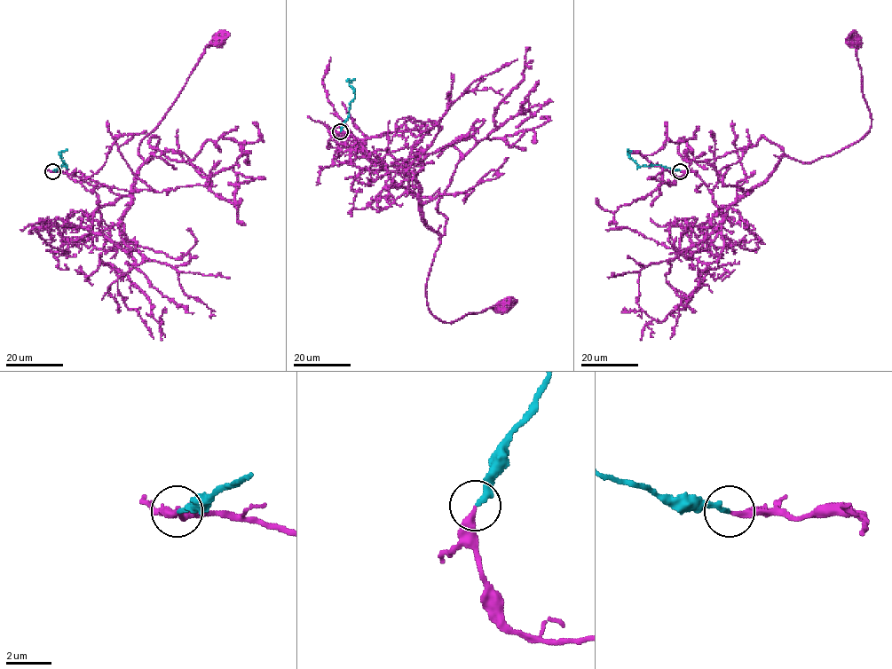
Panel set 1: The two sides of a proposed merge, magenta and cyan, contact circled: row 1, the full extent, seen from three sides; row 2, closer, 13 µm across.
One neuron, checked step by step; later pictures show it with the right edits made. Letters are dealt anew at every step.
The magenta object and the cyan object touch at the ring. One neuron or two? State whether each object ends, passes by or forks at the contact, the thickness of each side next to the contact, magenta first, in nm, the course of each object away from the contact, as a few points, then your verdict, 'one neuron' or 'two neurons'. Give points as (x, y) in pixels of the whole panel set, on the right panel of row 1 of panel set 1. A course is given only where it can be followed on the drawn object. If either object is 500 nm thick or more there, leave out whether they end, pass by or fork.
magenta ends | cyan ends | 280/200 nm | magenta via (680, 171), (696, 171), (718, 206), (730, 205), (784, 155), (809, 162), (860, 140), (872, 115), (852, 41) | cyan via (680, 171), (660, 165), (639, 166), (627, 149) | one neuron

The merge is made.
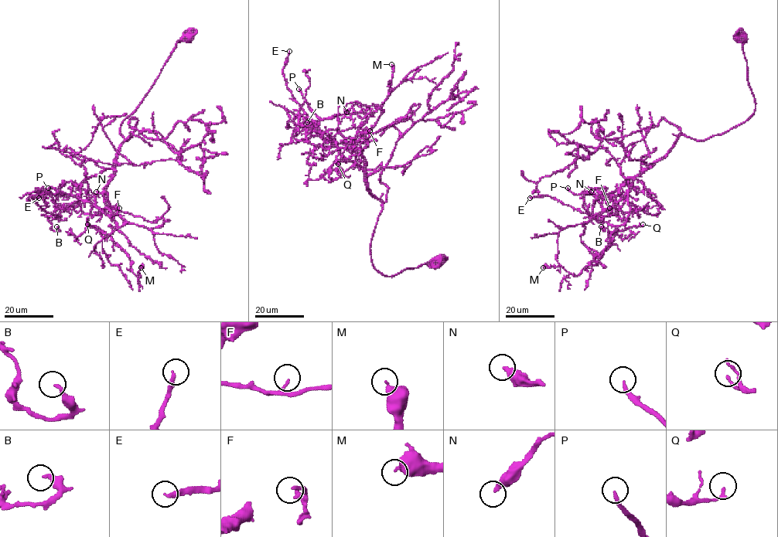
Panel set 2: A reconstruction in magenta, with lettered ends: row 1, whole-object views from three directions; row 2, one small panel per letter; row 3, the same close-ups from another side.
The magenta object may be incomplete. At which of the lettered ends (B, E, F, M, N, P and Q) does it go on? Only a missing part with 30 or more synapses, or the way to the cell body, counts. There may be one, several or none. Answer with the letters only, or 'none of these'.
E, P

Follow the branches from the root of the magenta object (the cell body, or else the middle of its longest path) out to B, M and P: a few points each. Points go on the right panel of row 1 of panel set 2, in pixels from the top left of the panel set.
B: (739, 37), (754, 112), (703, 140), (681, 134), (626, 179), (614, 212), (592, 215), (601, 226)
M: (739, 37), (754, 112), (703, 140), (681, 134), (636, 178), (627, 219), (578, 275), (561, 266), (543, 267)
P: (739, 37), (755, 105), (746, 120), (703, 140), (681, 134), (598, 214), (592, 214), (597, 195), (568, 188)

